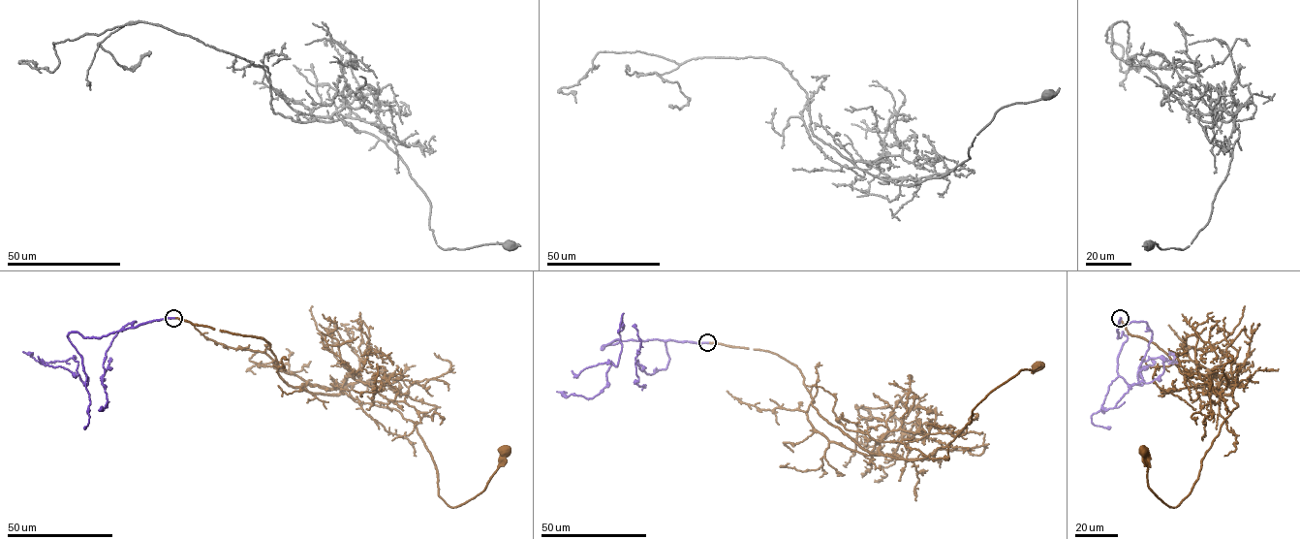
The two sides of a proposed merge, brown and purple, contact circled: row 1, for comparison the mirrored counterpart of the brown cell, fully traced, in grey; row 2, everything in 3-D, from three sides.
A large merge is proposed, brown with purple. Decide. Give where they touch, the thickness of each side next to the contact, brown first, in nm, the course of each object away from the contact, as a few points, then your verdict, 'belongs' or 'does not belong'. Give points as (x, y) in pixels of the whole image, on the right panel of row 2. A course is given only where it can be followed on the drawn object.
(1120, 318) | 240/220 nm | brown via (1121, 318), (1194, 385), (1231, 394), (1237, 403), (1176, 507), (1148, 485), (1143, 448) | purple via (1120, 318), (1118, 338), (1127, 338), (1117, 372), (1129, 385), (1143, 383), (1141, 362), (1176, 362), (1169, 351) | belongs

